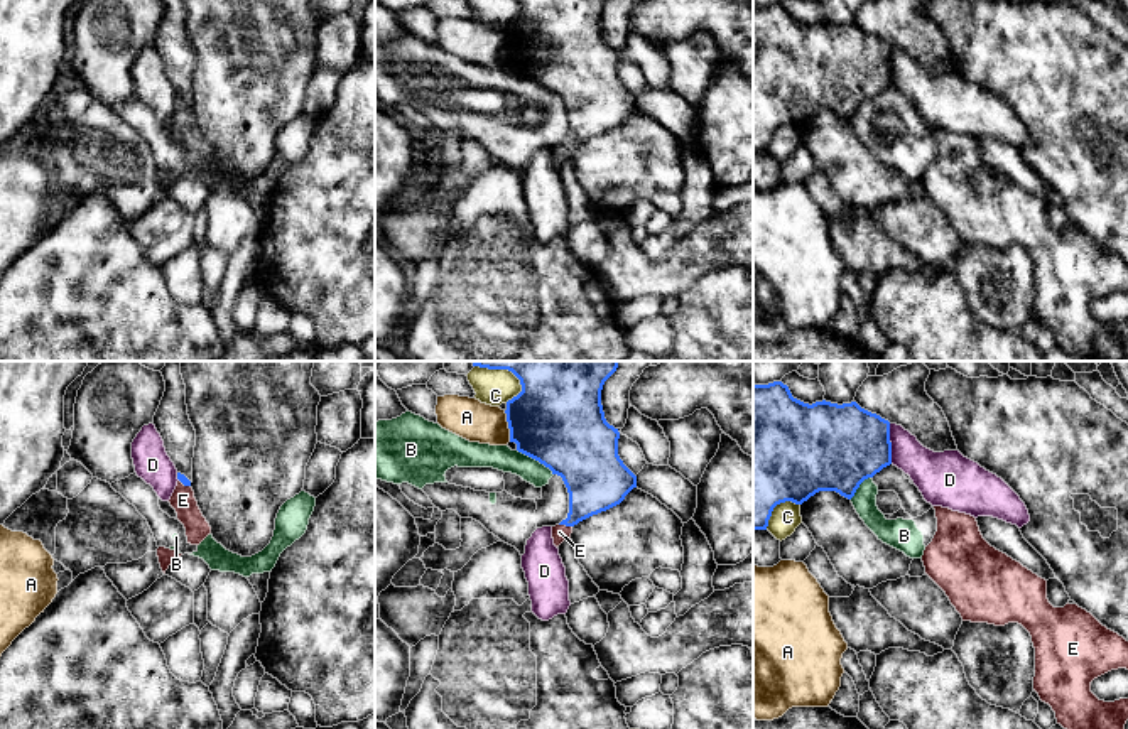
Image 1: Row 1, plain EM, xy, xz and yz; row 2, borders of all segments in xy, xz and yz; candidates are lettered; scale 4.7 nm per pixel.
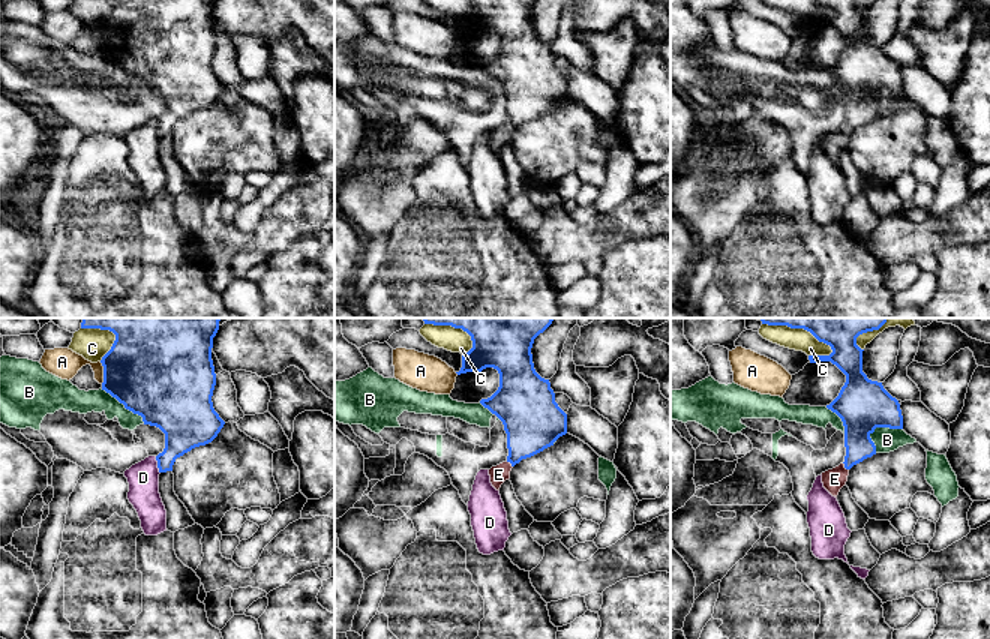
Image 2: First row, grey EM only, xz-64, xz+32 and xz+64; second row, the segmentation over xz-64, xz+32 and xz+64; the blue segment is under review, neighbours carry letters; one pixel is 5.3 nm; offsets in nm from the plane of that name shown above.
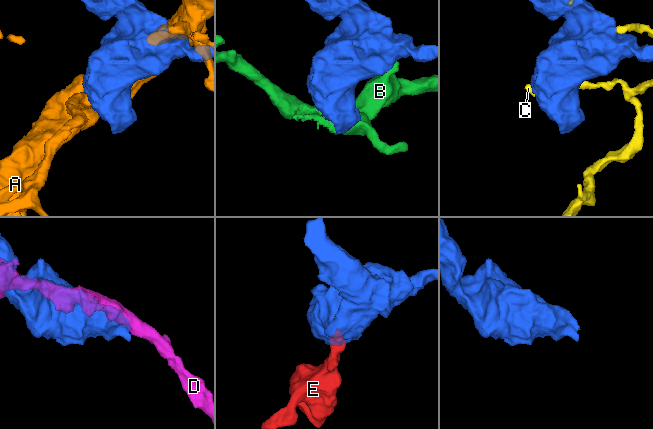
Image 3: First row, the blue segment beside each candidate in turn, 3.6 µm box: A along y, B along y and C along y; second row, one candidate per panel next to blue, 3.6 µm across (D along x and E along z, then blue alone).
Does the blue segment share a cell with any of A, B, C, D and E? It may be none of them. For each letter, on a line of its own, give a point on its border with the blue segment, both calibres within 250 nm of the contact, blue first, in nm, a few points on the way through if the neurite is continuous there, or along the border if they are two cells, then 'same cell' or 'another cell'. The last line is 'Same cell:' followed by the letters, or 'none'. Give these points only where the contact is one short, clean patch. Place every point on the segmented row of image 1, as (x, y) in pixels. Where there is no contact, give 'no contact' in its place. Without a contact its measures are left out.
A: contact xz (509, 426); calibres 440 and 190 nm; another cell
B: contact xz (536, 459); calibres 440 and 120 nm; another cell
C: contact xz (502, 368); calibres 380 and 180 nm; another cell
D: contact yz (890, 444); calibres 400 and 200 nm; another cell
E: contact xz (566, 525); calibres 280 and 80 nm; way xz (595, 481), (580, 510), (566, 525), (559, 532); same cell
Same cell: E

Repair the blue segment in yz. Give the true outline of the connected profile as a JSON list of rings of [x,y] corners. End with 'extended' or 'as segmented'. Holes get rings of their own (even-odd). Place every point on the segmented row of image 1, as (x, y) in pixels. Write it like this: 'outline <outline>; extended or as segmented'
outline [[[773,381],[753,385],[753,530],[767,530],[777,505],[802,505],[819,491],[836,491],[851,500],[860,484],[892,464],[890,422],[861,408],[856,402],[804,403],[792,397],[787,385]]]; as segmented

